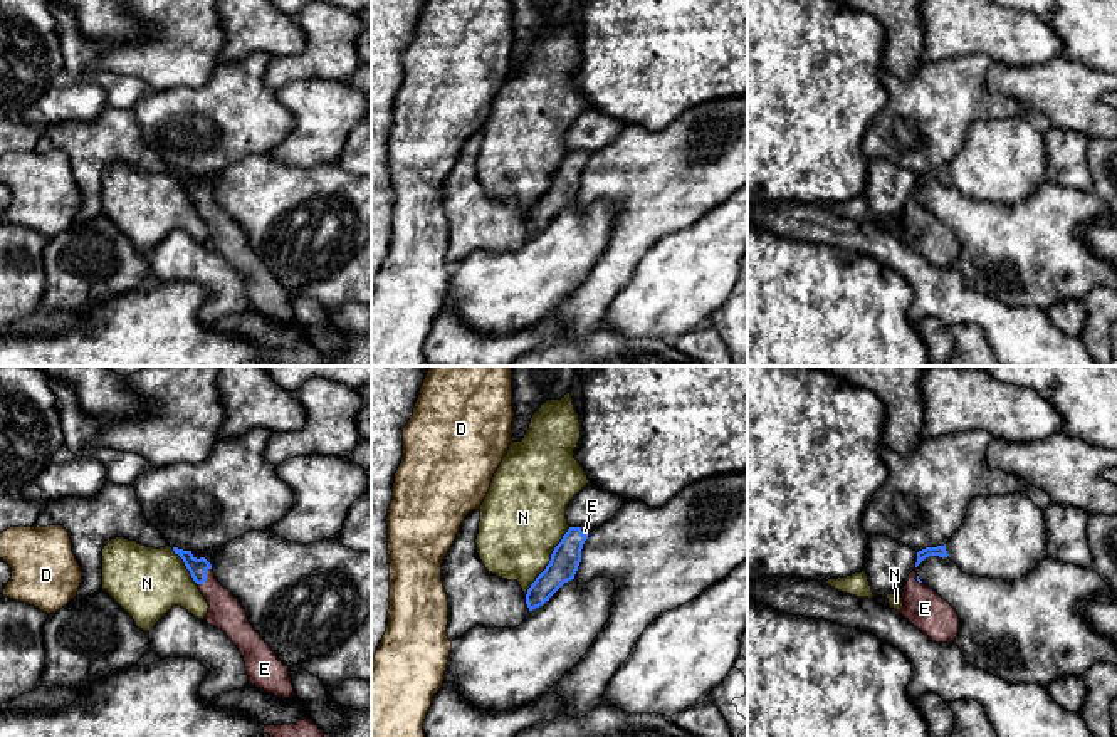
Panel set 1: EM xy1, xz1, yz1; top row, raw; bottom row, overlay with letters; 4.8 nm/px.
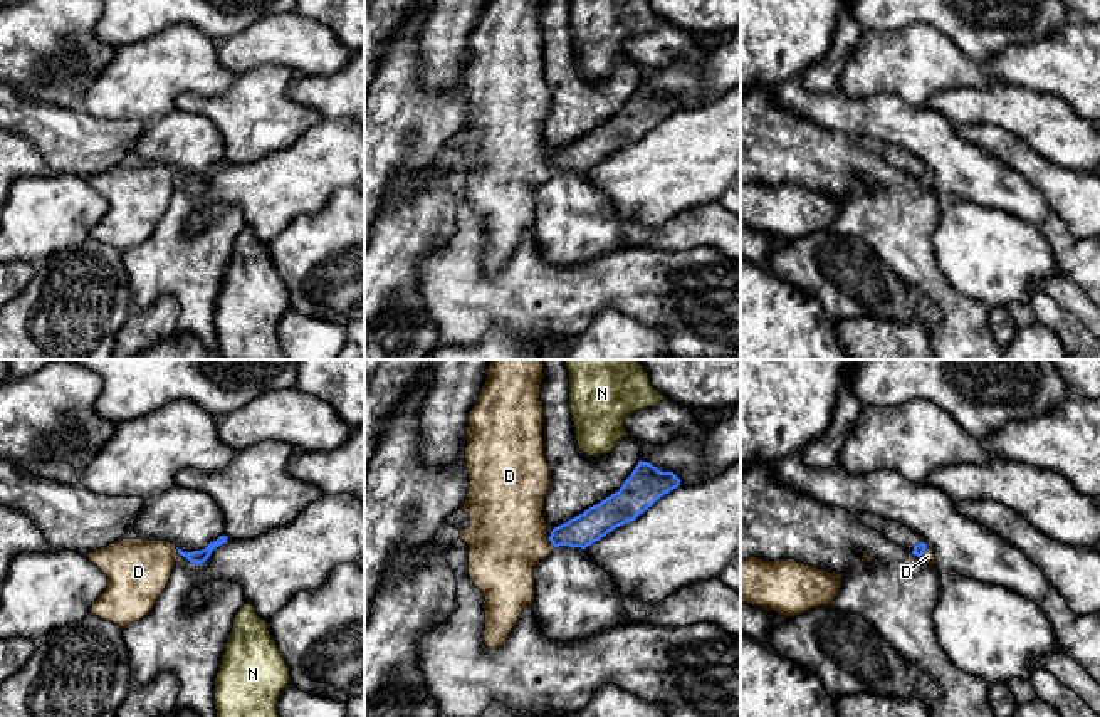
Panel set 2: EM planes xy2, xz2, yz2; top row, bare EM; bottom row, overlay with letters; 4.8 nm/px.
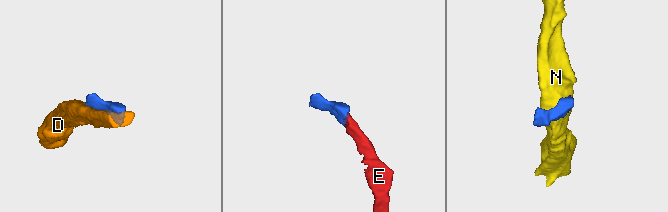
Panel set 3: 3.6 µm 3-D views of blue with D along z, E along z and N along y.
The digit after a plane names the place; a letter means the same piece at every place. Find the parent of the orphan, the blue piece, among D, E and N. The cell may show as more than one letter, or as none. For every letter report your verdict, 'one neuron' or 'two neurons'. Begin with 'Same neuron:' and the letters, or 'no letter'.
Same neuron: E
D: two neurons
E: one neuron
N: two neurons

